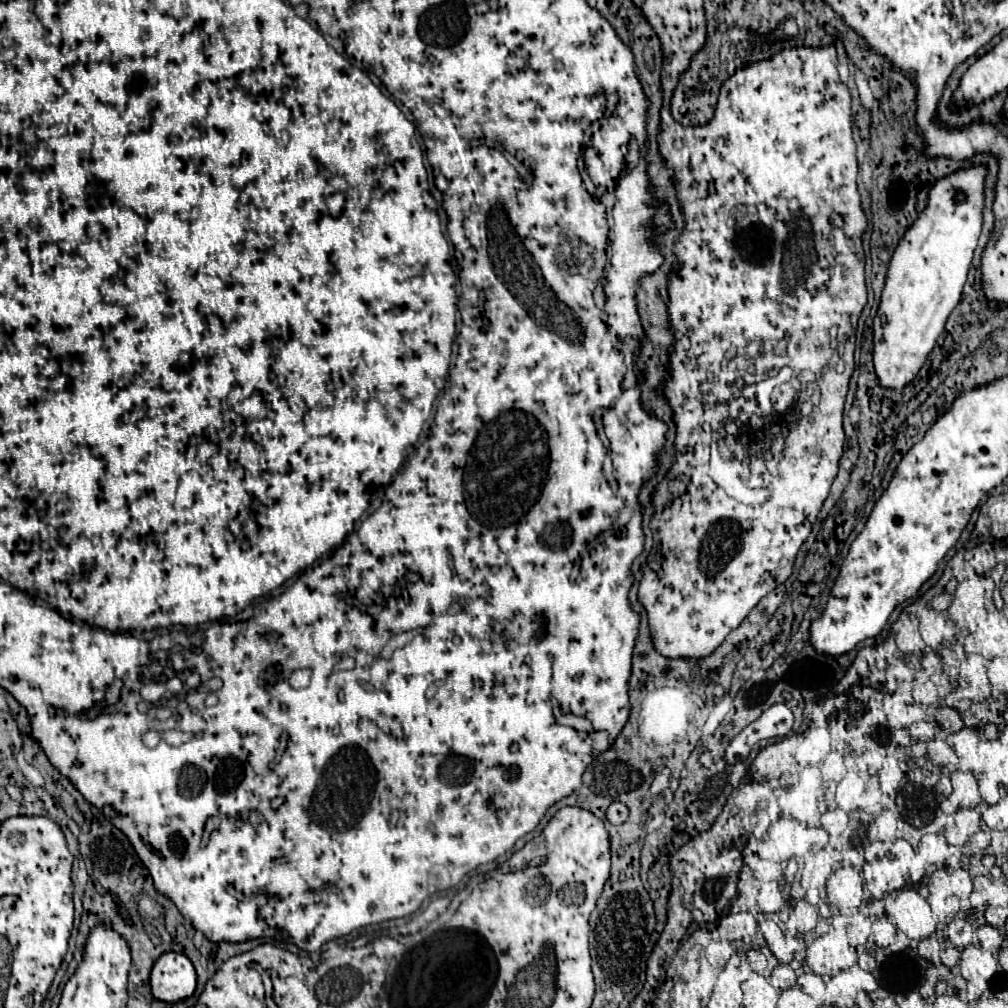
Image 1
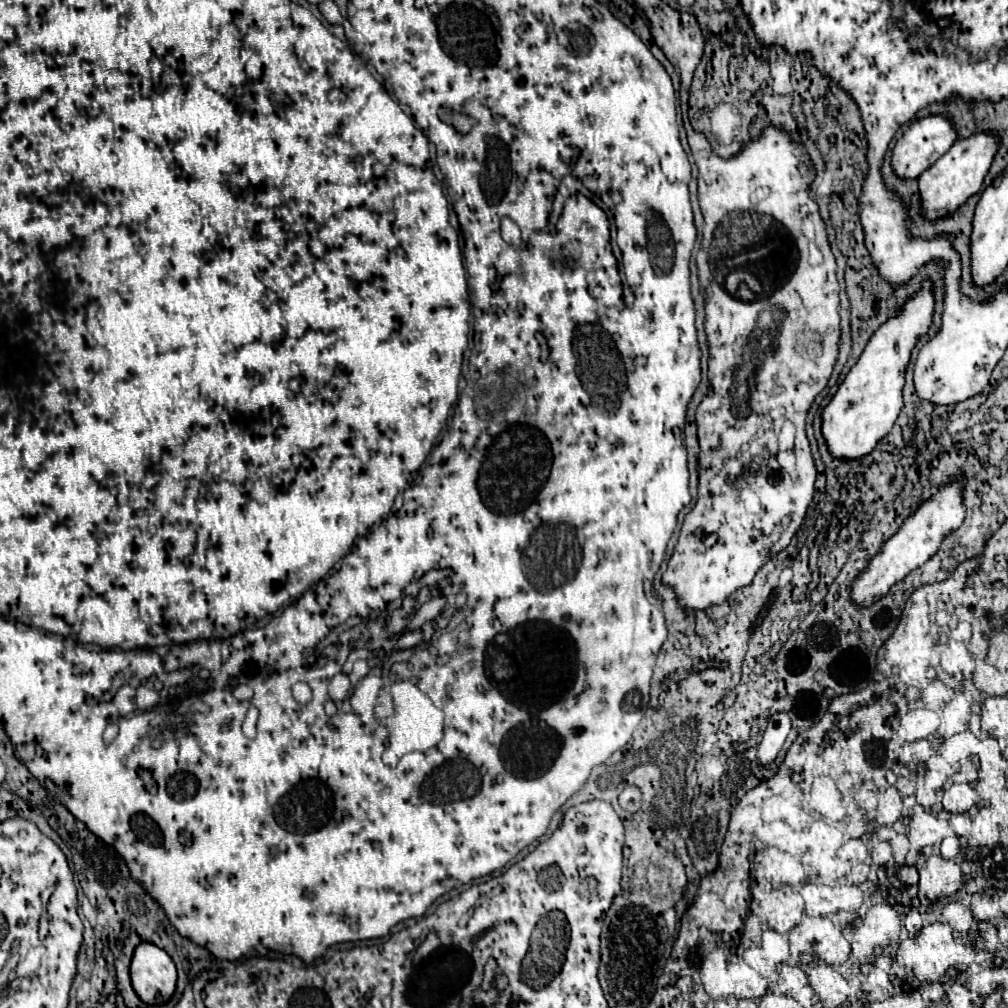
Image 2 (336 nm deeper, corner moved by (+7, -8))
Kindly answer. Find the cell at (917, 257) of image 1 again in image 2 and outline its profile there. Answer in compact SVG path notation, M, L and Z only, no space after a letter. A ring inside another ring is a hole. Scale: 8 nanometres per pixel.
M922 282L920 290L908 296L898 314L888 318L866 344L862 356L844 378L842 386L822 412L822 434L836 458L860 458L888 434L902 410L902 390L910 354L922 334L928 334L934 318L934 284Z

